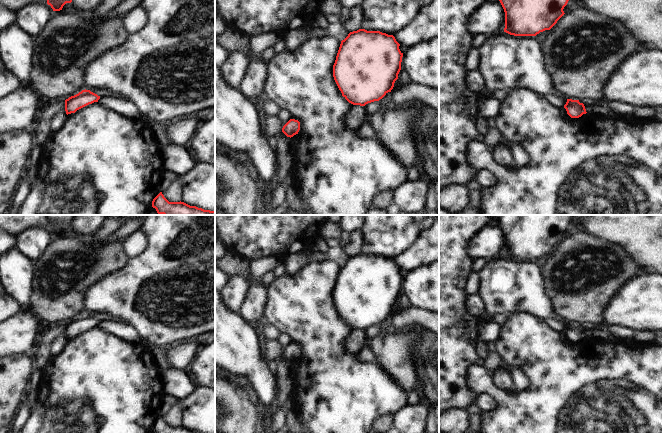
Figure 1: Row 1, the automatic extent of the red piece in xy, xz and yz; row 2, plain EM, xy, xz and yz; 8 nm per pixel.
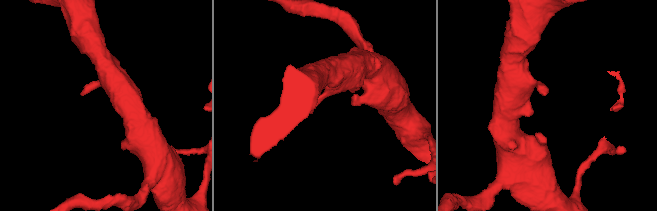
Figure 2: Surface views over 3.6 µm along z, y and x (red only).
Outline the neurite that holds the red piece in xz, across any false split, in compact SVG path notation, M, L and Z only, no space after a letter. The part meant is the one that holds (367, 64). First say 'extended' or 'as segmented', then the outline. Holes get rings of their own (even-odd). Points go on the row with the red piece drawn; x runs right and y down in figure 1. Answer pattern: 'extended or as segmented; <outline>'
as segmented; M359 29L341 41L333 77L353 105L379 101L394 87L403 53L393 35Z

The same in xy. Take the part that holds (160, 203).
as segmented; M162 192L152 201L152 207L156 209L158 215L215 215L215 210L204 210L196 206L190 206L184 202L169 202Z

